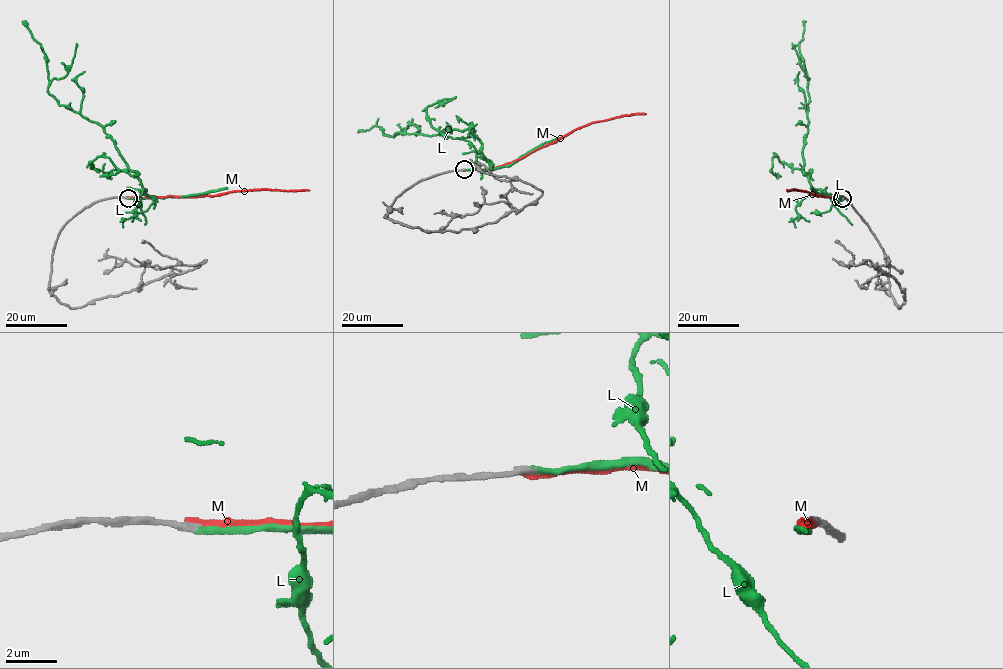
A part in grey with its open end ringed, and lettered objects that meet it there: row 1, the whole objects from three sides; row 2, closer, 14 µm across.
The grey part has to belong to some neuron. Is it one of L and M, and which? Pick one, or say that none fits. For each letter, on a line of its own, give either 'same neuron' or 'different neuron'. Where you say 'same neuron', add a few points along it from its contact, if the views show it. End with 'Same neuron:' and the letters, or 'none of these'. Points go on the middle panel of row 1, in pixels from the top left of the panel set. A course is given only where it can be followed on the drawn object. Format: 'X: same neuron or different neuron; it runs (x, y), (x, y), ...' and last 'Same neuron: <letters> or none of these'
L: same neuron; it runs (464, 169), (490, 167), (480, 142), (469, 129), (431, 136), (395, 132), (391, 136), (373, 126), (358, 132)
M: different neuron
Same neuron: L

